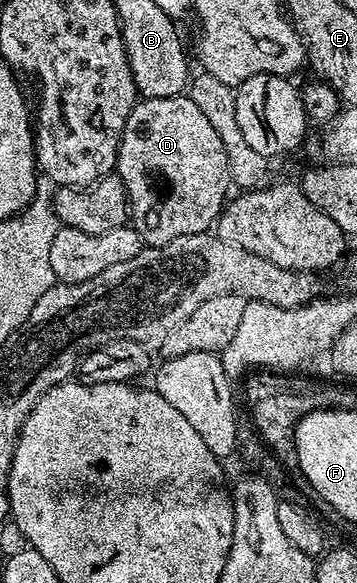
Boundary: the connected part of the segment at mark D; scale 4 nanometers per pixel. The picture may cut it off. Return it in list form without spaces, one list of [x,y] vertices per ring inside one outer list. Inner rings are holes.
[[[186,95],[137,100],[122,131],[114,173],[126,189],[130,224],[148,247],[165,245],[182,235],[209,232],[229,196],[226,147],[222,147],[222,139],[218,139],[218,131],[214,131],[206,115]]]

